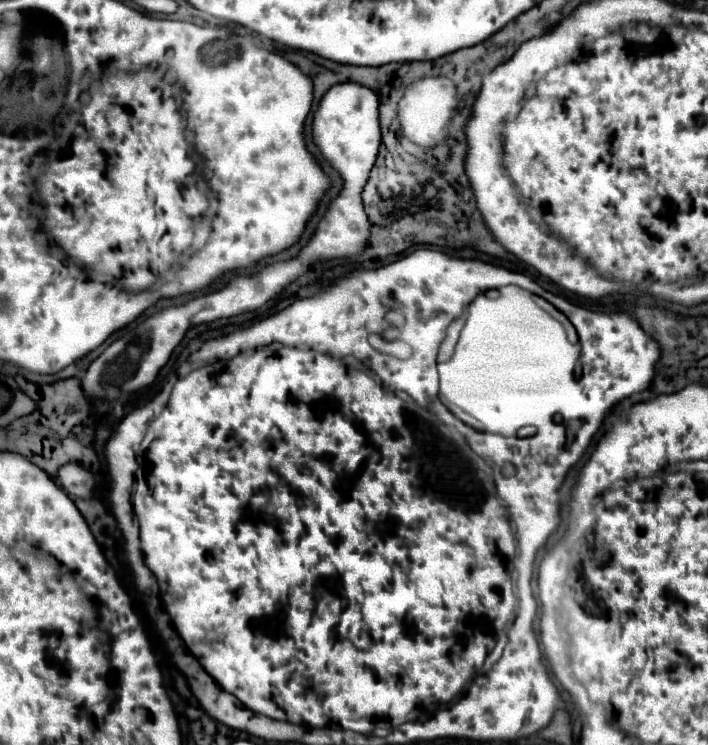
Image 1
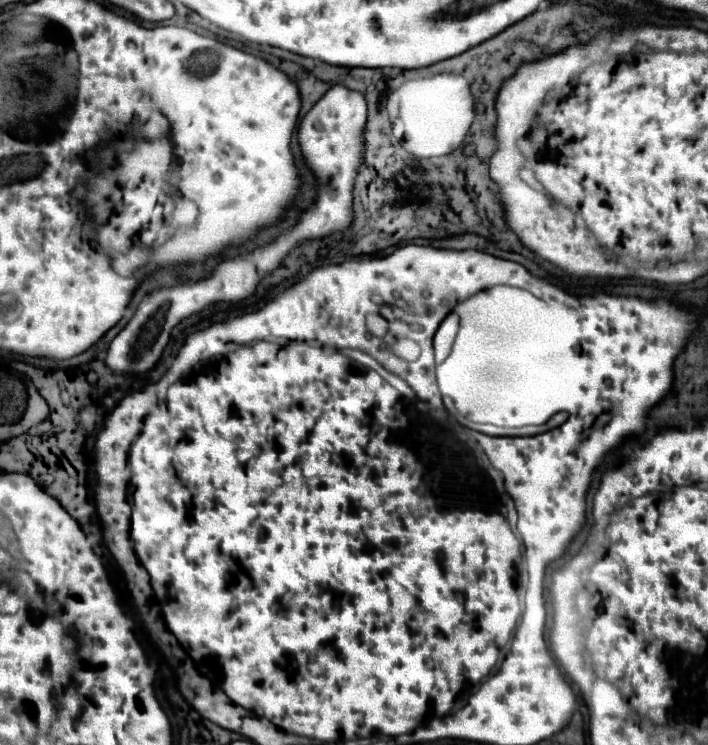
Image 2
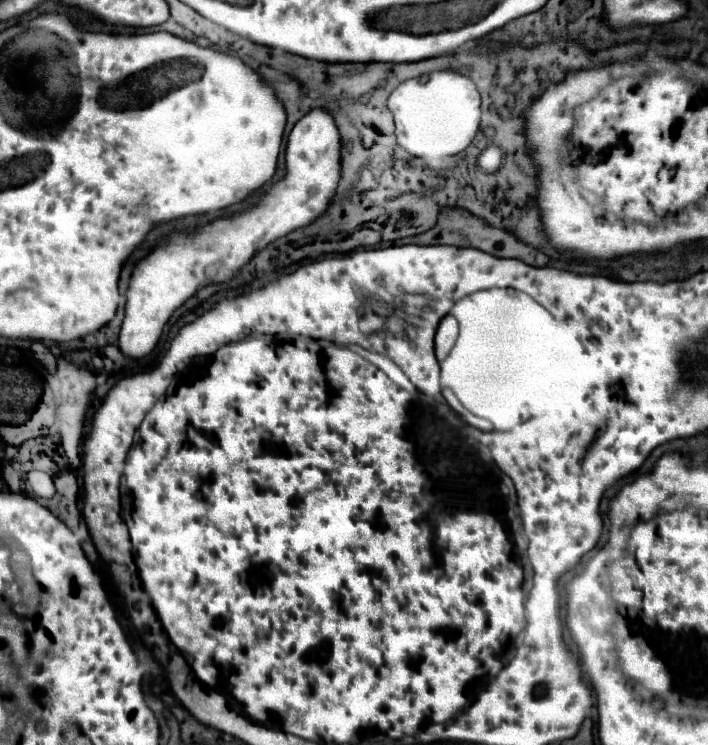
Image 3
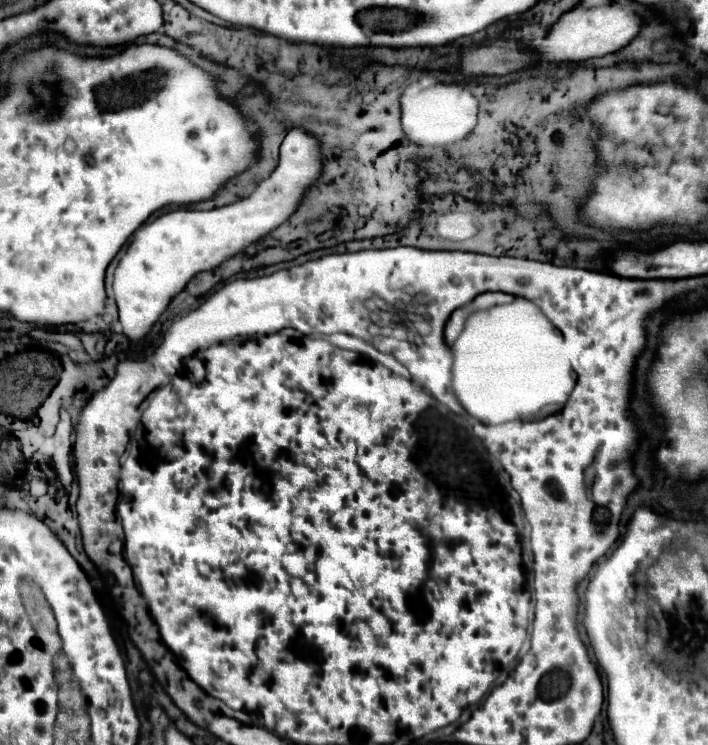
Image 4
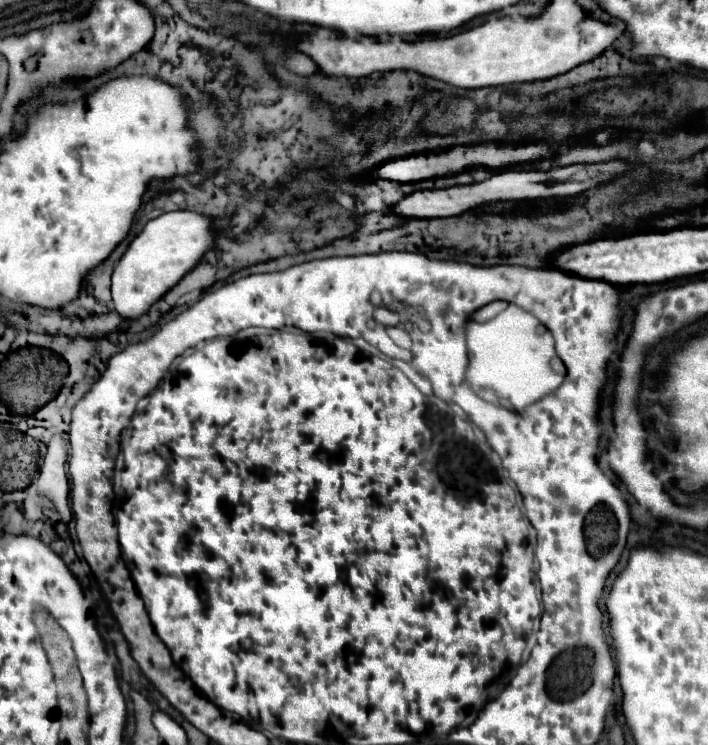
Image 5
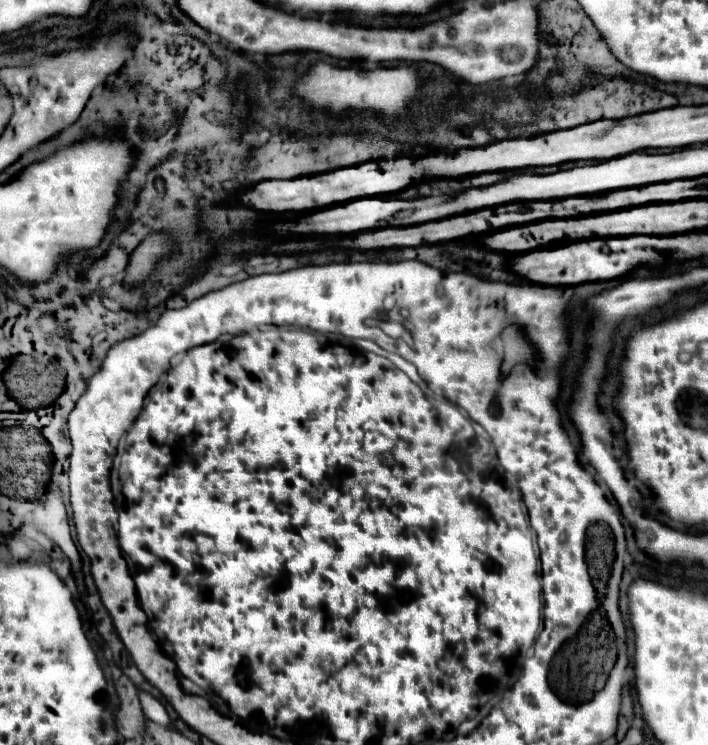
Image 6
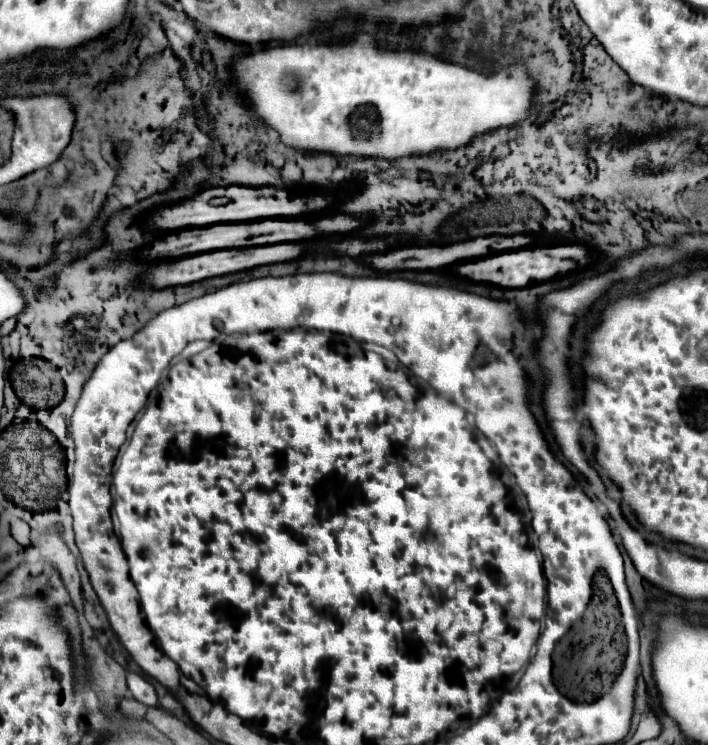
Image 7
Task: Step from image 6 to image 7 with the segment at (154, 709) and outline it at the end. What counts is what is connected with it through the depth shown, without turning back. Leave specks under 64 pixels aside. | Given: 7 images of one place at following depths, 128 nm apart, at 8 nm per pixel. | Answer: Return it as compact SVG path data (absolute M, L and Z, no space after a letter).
M128 672L128 688L132 692L132 696L146 704L146 706L152 706L156 708L158 706L158 696L156 696L156 690L150 682L146 682L140 674L134 674L134 672Z

